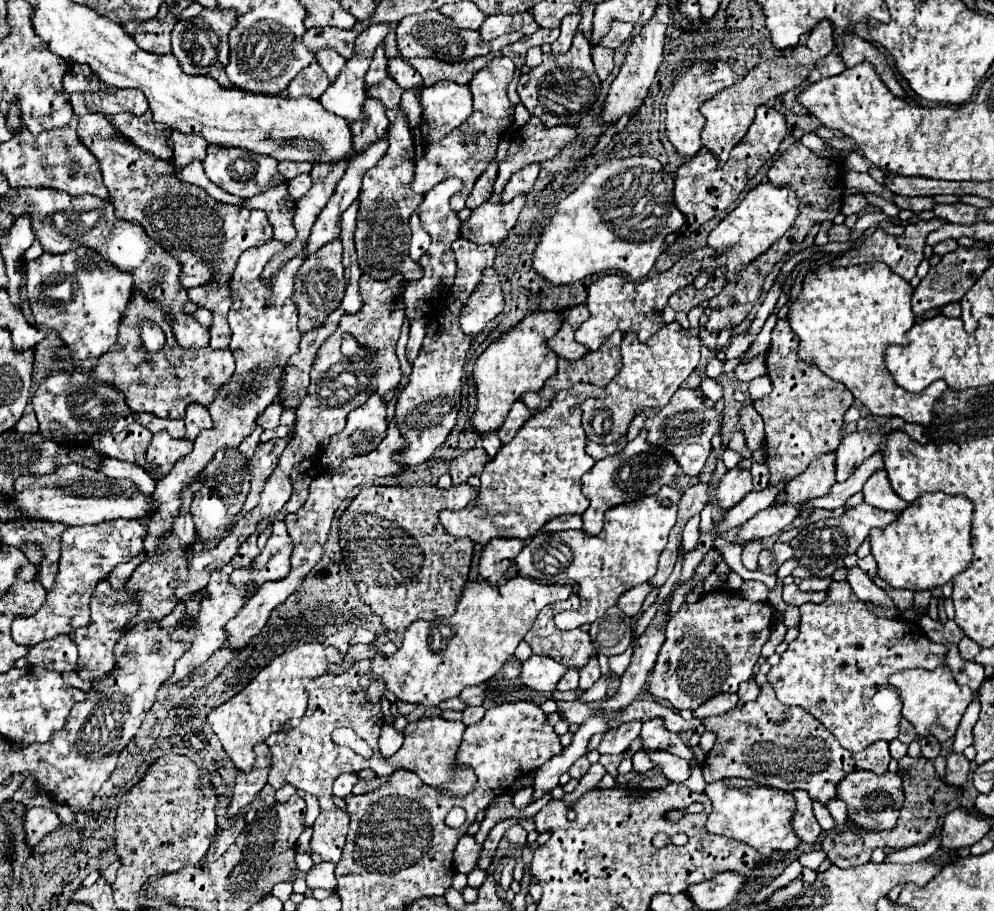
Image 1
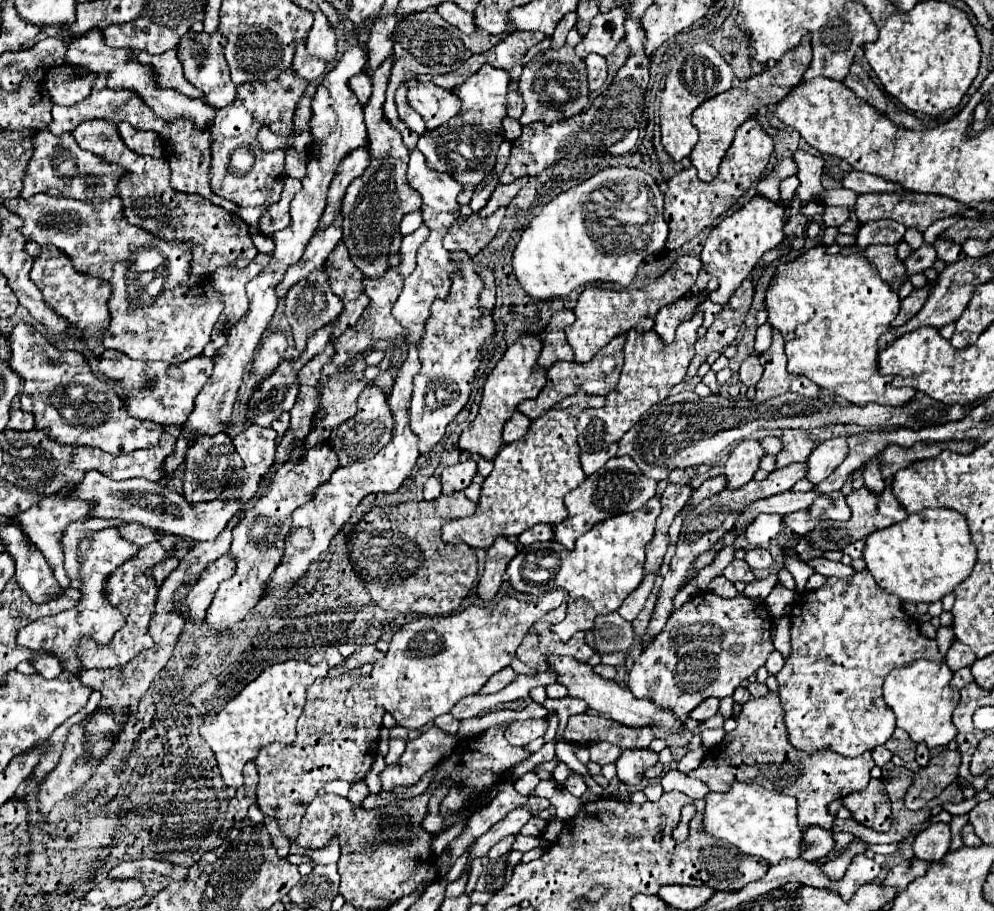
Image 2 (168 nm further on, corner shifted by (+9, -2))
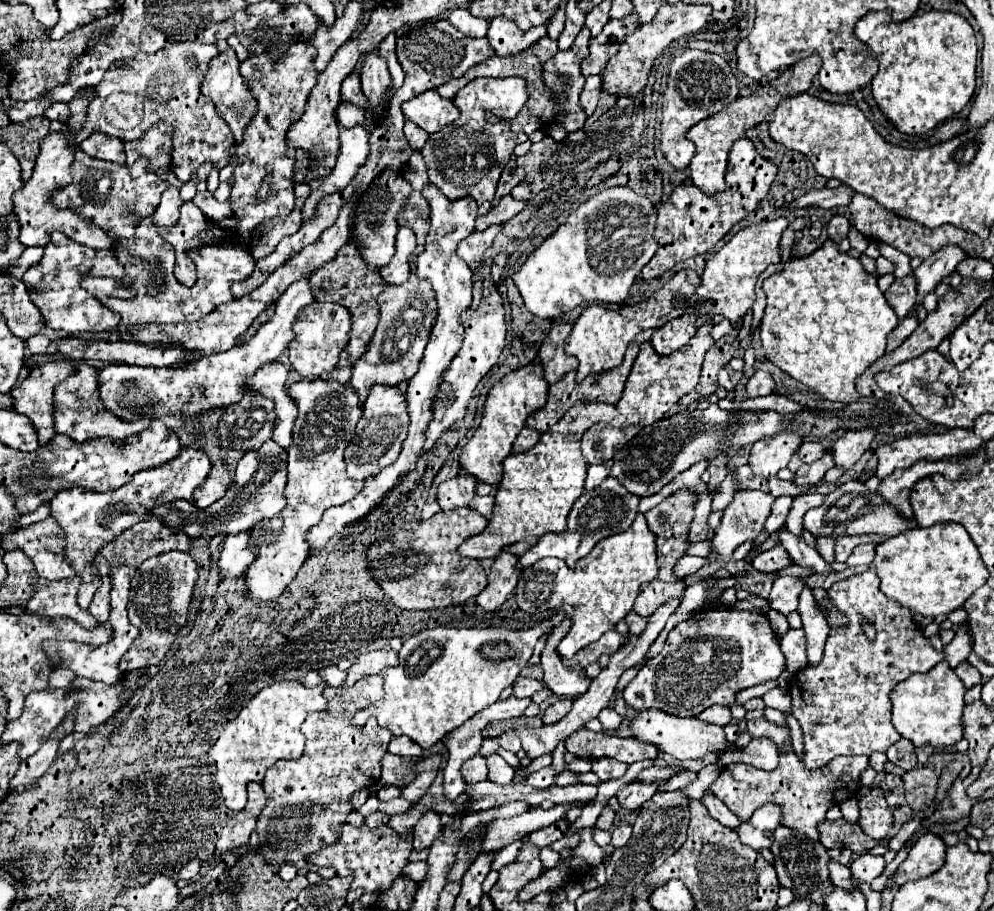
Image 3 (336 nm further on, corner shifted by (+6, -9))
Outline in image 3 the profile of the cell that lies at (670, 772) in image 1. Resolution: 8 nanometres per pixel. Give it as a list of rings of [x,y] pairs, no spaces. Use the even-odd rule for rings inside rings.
[[[710,791],[704,793],[702,805],[704,805],[704,807],[708,809],[708,813],[710,813],[714,819],[718,819],[722,825],[726,825],[726,827],[730,827],[730,829],[736,829],[736,827],[738,827],[740,819],[738,819],[722,801],[718,801],[718,797],[714,797]]]

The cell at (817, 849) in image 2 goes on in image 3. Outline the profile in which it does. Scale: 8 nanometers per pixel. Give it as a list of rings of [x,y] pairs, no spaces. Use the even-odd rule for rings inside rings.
[[[830,849],[830,863],[828,863],[828,869],[830,869],[830,879],[840,885],[840,887],[848,887],[850,883],[850,869],[840,865],[840,851],[838,849]]]

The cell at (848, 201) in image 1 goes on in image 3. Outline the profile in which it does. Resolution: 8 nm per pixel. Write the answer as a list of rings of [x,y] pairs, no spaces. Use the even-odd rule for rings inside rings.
[[[834,215],[834,217],[830,219],[830,223],[826,225],[828,237],[830,237],[834,243],[840,243],[840,241],[848,235],[848,229],[850,229],[850,221],[848,221],[844,215]]]

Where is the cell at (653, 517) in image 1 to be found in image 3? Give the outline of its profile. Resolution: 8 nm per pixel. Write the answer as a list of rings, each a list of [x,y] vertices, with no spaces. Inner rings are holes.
[[[638,513],[636,521],[628,531],[616,533],[614,537],[606,537],[606,541],[600,541],[594,545],[594,549],[580,561],[576,561],[576,567],[570,569],[568,565],[562,565],[562,569],[554,571],[554,593],[542,601],[542,605],[534,605],[530,597],[526,597],[526,577],[518,579],[516,585],[516,601],[518,607],[526,613],[530,611],[550,611],[550,609],[570,609],[572,619],[572,631],[562,639],[558,653],[564,657],[572,657],[578,649],[594,643],[602,637],[602,633],[614,629],[618,621],[624,619],[624,615],[632,609],[638,589],[642,583],[652,581],[658,575],[656,567],[656,543],[654,533],[650,533],[646,525],[646,517]]]

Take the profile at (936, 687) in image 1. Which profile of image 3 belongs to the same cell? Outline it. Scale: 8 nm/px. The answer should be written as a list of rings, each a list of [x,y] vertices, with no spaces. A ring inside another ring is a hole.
[[[946,661],[932,667],[928,673],[910,675],[906,681],[900,681],[892,693],[892,723],[898,733],[914,743],[914,747],[932,745],[934,749],[954,747],[962,739],[962,707],[964,707],[966,687],[956,677]]]

